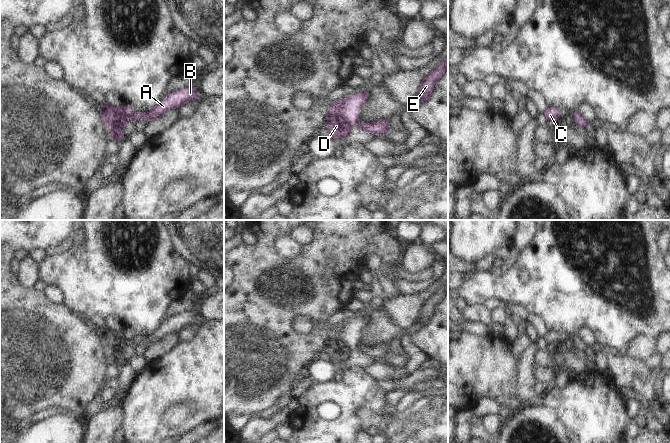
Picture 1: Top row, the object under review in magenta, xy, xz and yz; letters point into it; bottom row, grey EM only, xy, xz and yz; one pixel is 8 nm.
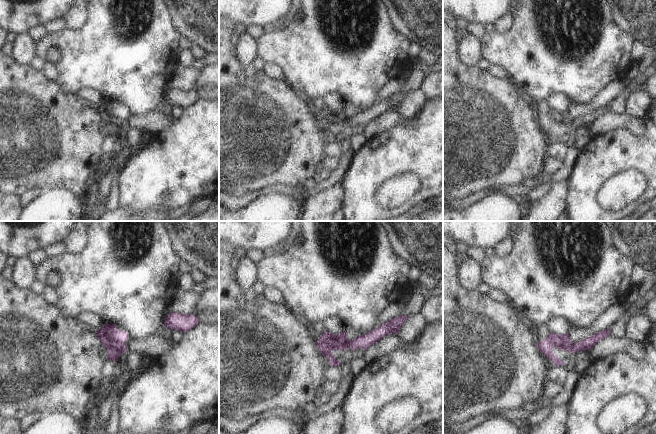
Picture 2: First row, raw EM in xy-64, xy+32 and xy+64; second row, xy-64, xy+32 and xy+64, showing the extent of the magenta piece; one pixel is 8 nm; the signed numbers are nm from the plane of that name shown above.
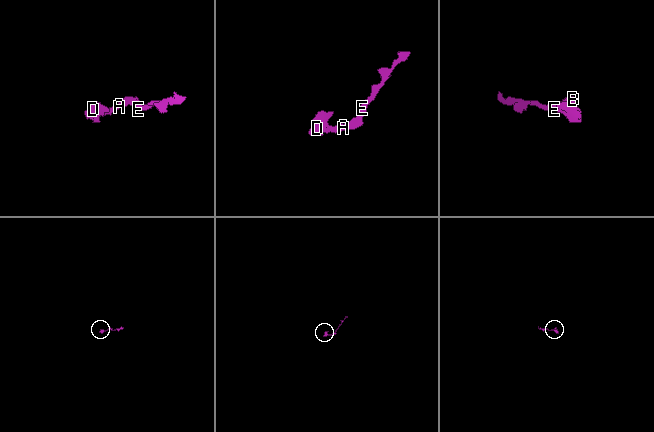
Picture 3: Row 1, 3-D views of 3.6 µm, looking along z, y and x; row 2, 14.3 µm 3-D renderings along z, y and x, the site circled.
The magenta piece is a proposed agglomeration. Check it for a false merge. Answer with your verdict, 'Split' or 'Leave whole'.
Leave whole.

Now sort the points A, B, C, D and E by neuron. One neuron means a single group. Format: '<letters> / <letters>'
A B C D E

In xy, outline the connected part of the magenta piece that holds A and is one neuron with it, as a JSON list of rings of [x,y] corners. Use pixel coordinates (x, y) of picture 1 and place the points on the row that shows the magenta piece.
[[[183,87],[171,93],[166,94],[165,98],[161,100],[151,110],[140,112],[131,110],[129,105],[122,105],[120,107],[112,107],[105,103],[101,108],[100,118],[108,129],[111,131],[111,139],[121,141],[123,133],[121,128],[127,126],[130,121],[129,117],[136,122],[140,119],[151,120],[162,115],[169,109],[178,109],[185,102],[192,102],[198,98],[197,90],[190,87]]]

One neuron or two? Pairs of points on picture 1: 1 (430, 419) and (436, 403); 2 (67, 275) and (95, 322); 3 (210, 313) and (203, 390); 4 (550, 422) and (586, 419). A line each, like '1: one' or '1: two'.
1: two
2: two
3: two
4: two

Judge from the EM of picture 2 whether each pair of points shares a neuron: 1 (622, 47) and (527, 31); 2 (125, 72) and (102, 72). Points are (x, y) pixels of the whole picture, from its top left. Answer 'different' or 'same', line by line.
1: same
2: same

